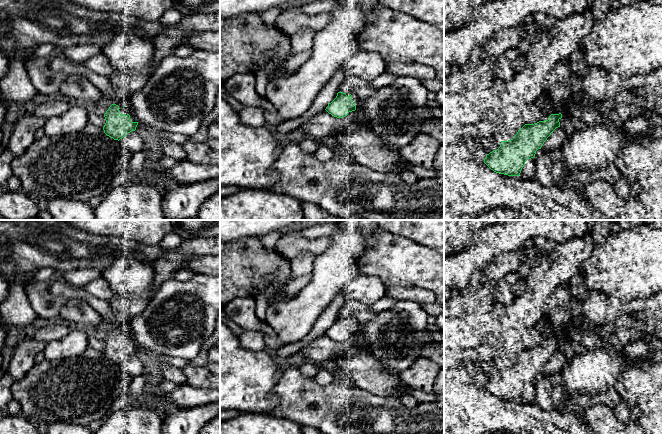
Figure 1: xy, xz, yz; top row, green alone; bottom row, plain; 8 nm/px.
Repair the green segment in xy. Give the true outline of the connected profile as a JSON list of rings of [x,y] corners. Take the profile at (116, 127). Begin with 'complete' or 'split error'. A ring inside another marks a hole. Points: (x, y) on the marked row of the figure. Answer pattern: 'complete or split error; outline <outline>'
split error; outline [[[220,12],[183,15],[177,24],[160,31],[153,40],[154,56],[150,72],[144,75],[125,71],[112,79],[109,97],[112,105],[104,114],[104,133],[119,141],[135,131],[138,122],[129,106],[132,95],[145,86],[151,73],[164,58],[175,55],[175,49],[188,42],[192,33],[209,31],[220,31]]]

